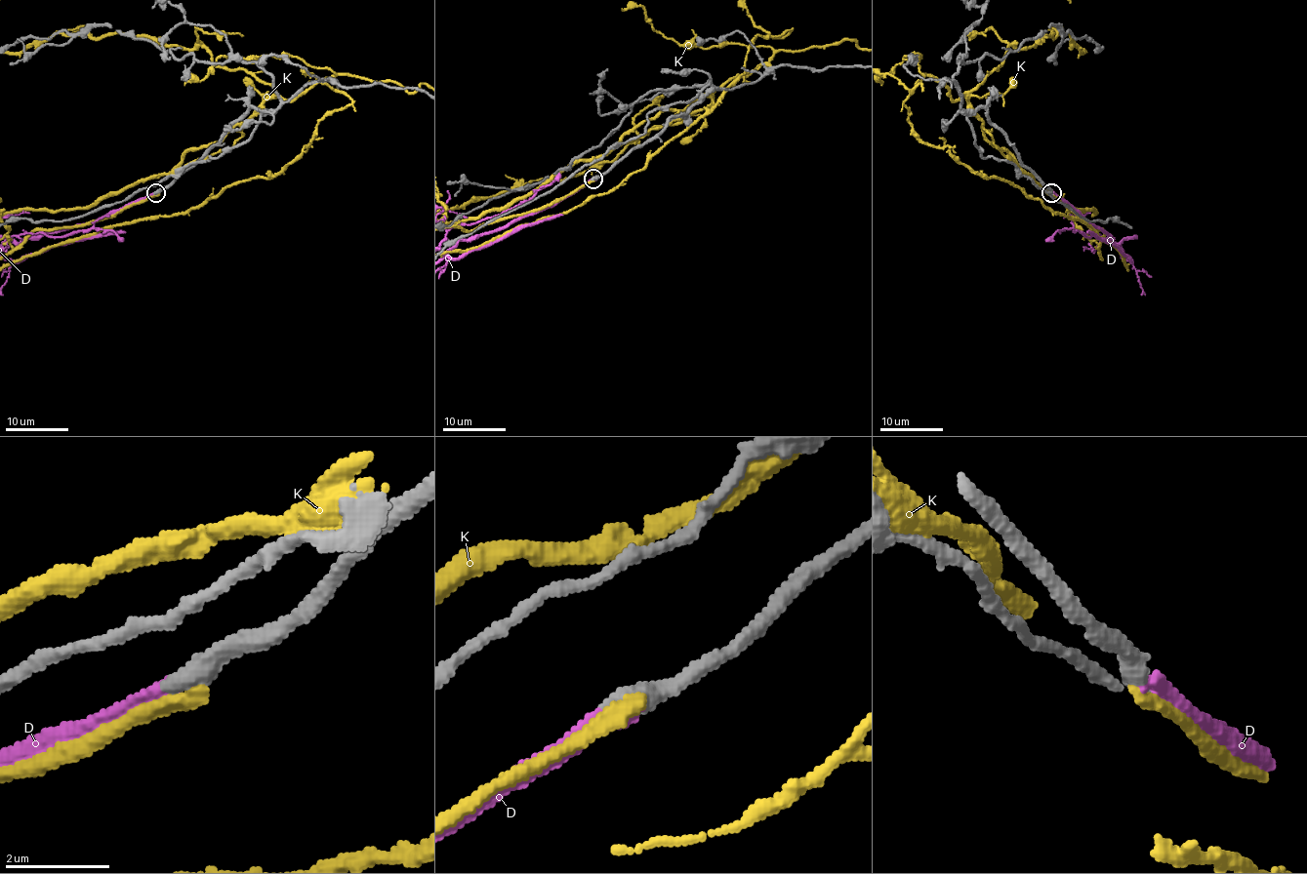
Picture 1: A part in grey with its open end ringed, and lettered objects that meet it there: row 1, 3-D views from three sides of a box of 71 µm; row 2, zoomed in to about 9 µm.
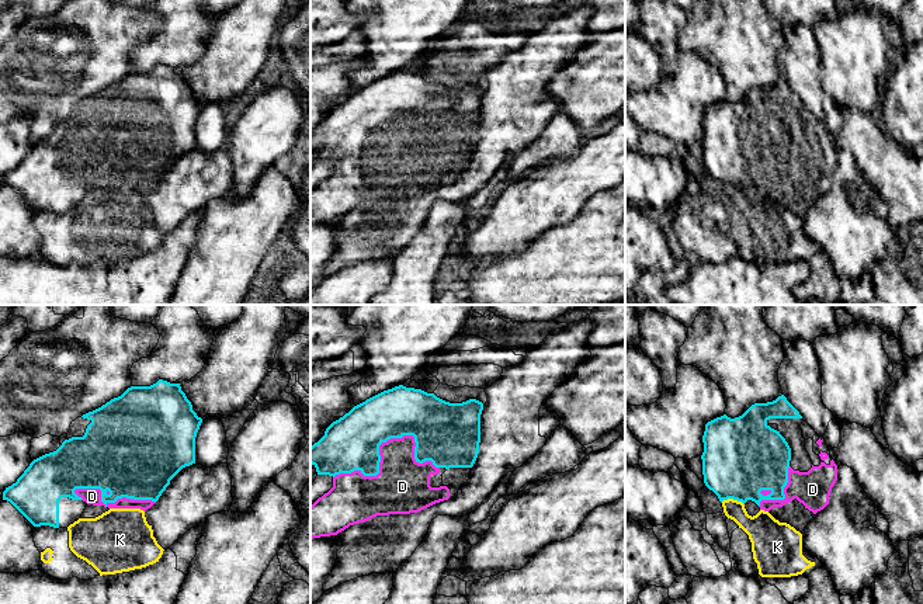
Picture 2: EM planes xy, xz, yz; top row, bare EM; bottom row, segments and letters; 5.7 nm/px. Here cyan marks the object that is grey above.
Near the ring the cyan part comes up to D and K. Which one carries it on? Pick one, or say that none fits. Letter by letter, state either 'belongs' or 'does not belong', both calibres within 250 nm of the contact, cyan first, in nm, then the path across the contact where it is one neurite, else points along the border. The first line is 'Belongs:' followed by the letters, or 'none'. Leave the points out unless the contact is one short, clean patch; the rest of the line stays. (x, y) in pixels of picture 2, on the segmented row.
Belongs: D
D: belongs; 320 nm thick on the cyan side, 280 nm on the other
K: does not belong; 440 nm thick on the cyan side, 180 nm on the other

